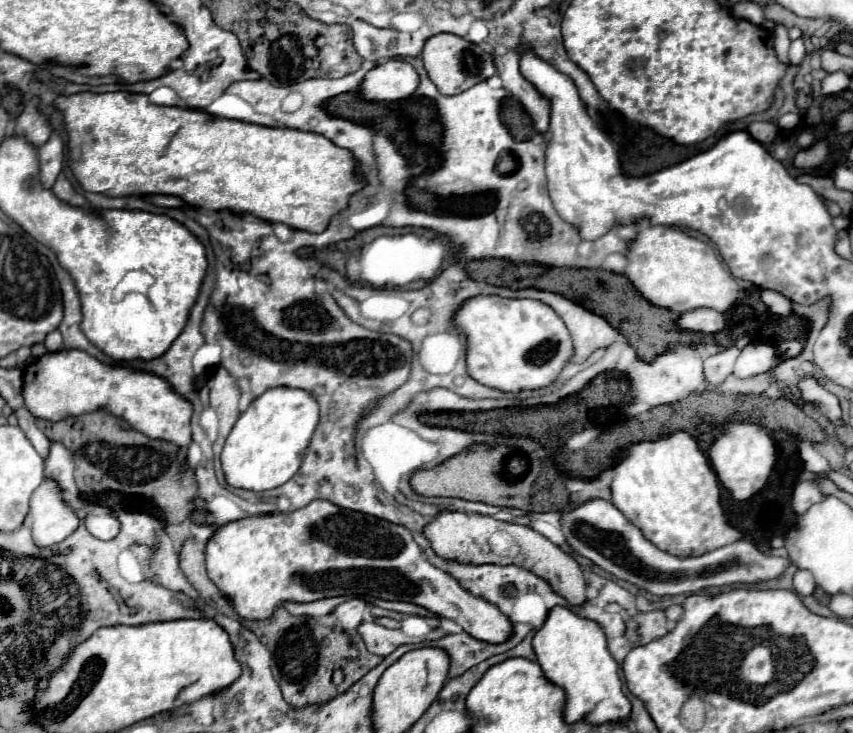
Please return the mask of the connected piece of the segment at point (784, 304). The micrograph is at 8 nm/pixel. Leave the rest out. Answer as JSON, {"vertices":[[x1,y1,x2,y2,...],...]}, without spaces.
{"vertices":[[760,289,760,299,764,305,768,305,768,309,774,315,780,315,780,317,792,315,792,301,786,299,782,293,772,291,772,289]]}

